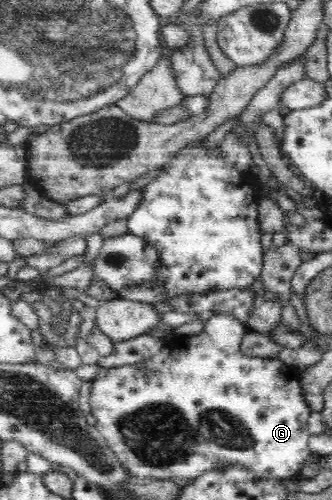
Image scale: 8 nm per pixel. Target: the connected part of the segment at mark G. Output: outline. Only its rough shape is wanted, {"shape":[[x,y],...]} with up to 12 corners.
{"shape":[[214,314],[93,381],[128,477],[312,454],[300,371]]}

